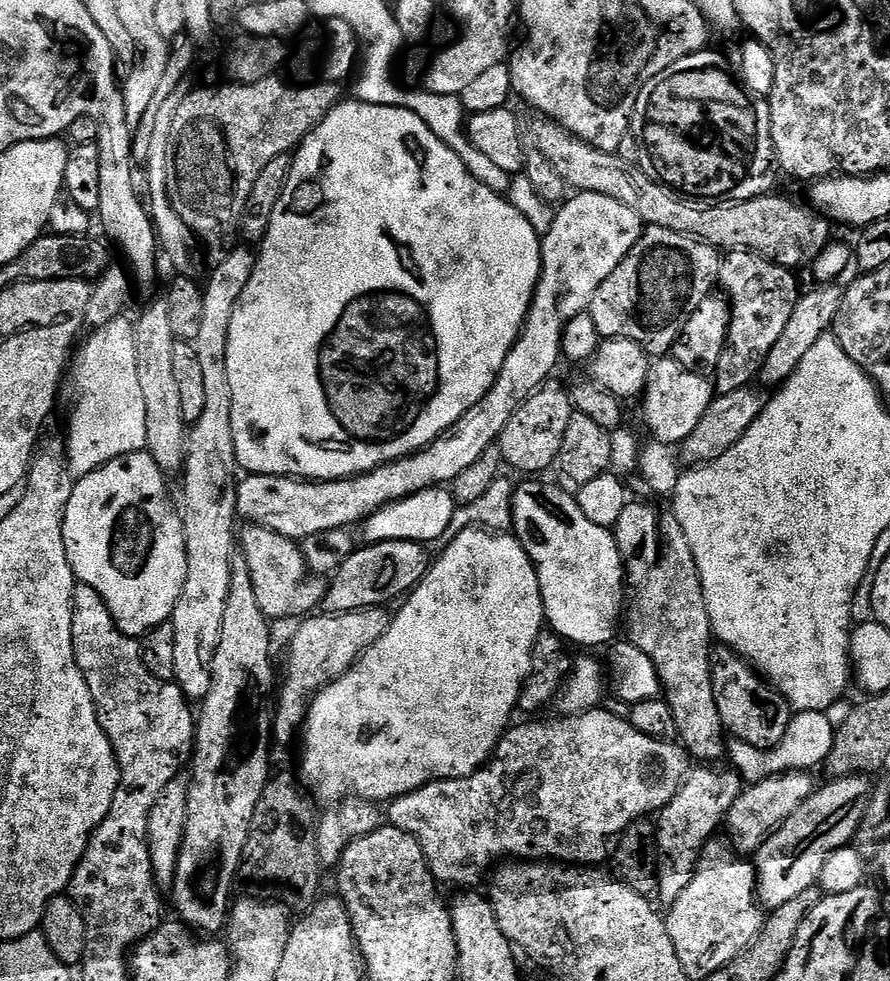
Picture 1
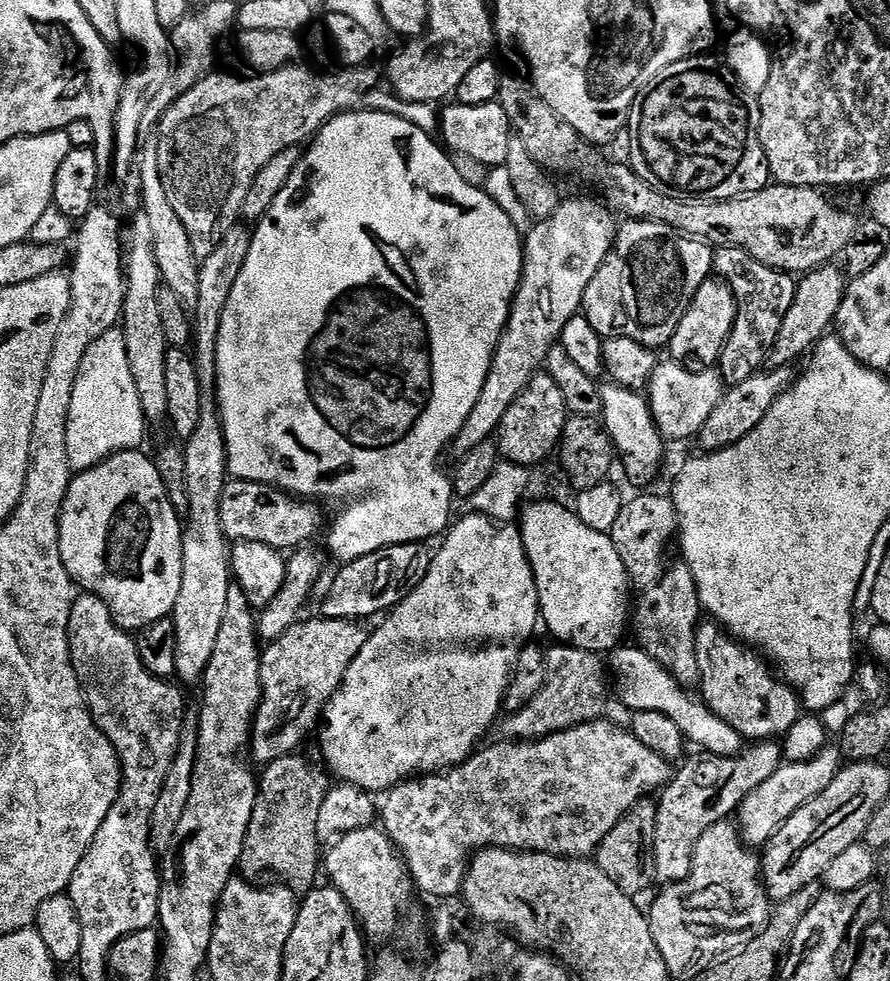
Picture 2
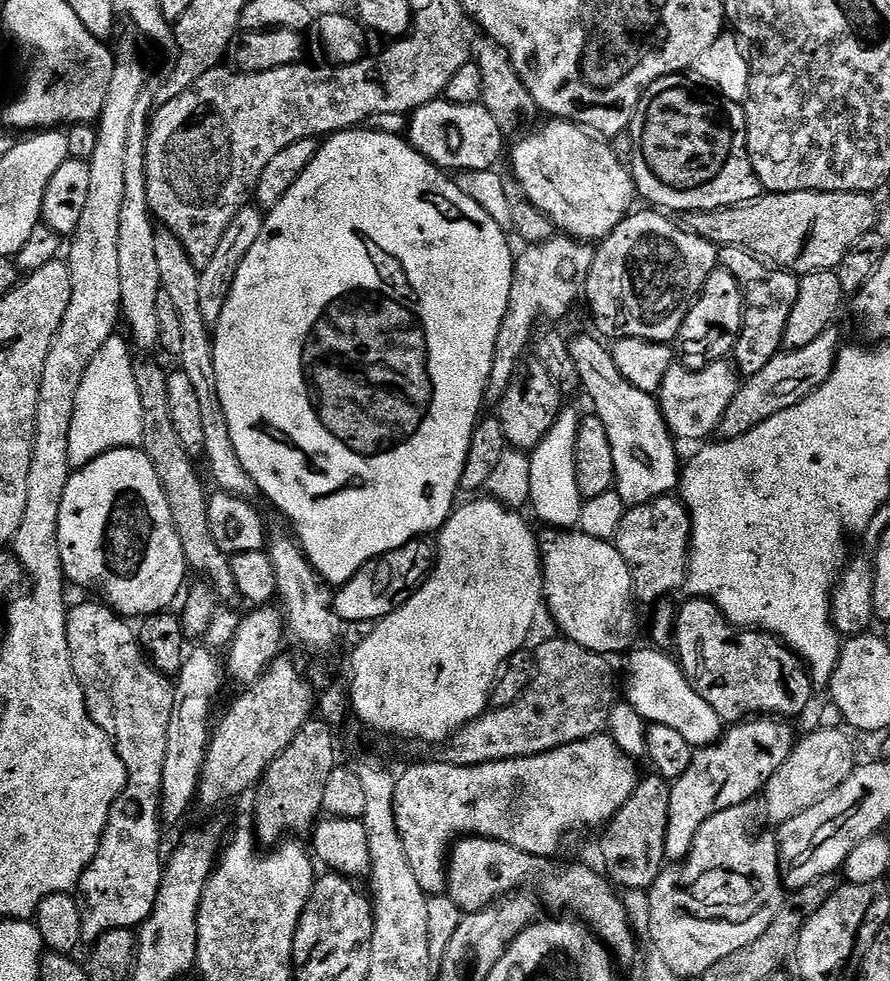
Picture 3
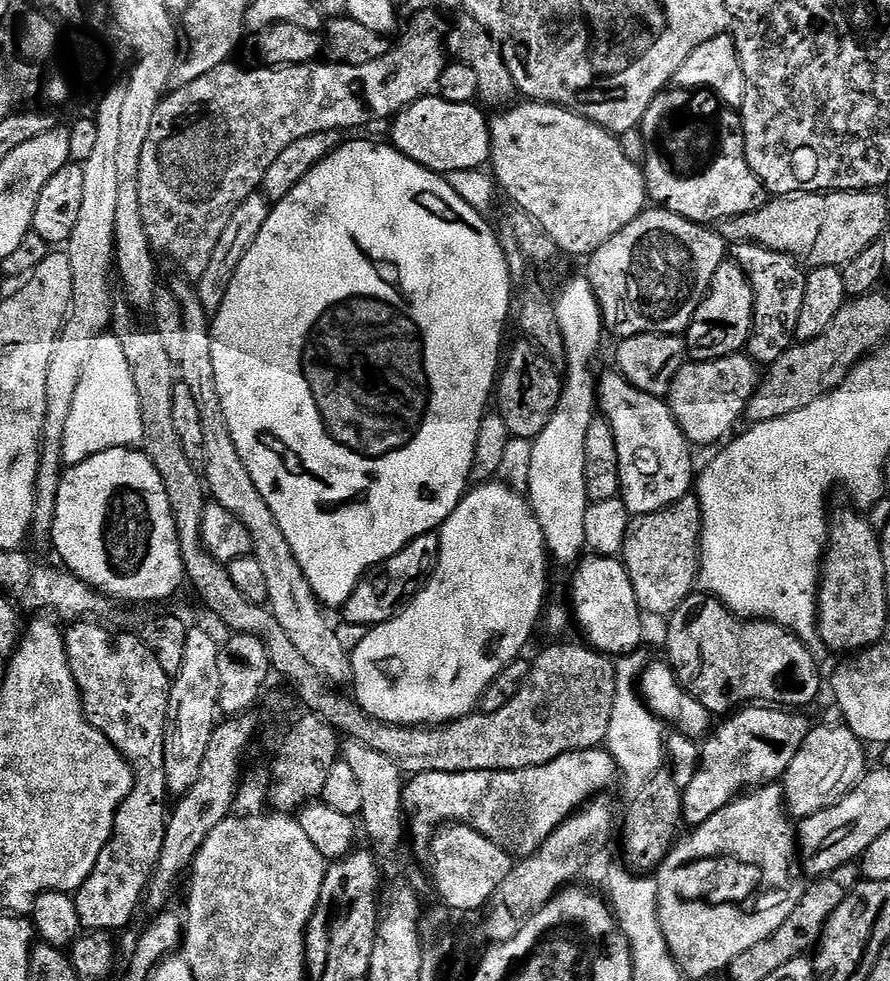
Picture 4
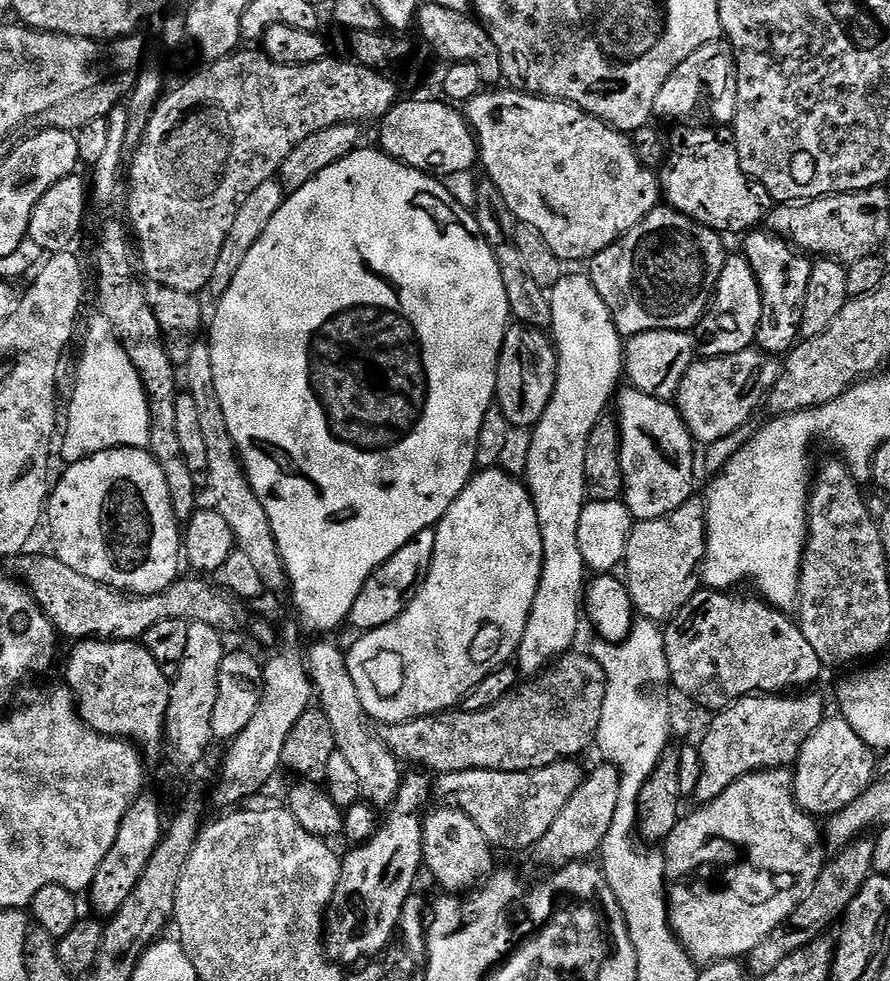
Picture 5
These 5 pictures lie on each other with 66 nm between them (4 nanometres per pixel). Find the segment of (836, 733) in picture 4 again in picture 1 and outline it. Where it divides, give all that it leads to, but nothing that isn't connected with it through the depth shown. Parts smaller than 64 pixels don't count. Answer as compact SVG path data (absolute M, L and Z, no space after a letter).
M789 770L745 787L726 817L726 832L728 828L732 835L731 847L740 854L757 853L770 833L784 823L813 793L816 784L813 784L809 776L811 775L804 770Z

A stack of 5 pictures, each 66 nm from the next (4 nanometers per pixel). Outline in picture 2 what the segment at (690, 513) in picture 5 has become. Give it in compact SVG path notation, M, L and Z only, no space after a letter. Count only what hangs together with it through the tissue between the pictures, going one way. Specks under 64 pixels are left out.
M671 495L664 496L636 496L629 499L622 506L618 518L614 521L611 530L614 550L618 550L618 558L622 558L622 566L628 571L628 578L633 589L643 590L652 588L664 577L666 563L664 559L668 556L668 539L675 537L678 532L678 521L676 518L676 507Z

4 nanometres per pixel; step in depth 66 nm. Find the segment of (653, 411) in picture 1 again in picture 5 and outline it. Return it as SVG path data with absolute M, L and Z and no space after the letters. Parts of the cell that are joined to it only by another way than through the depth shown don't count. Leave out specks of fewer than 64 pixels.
M756 348L724 357L705 357L692 363L678 387L676 408L693 439L697 443L716 442L744 425L759 404L761 407L768 390L780 376L781 367L781 363L775 357Z

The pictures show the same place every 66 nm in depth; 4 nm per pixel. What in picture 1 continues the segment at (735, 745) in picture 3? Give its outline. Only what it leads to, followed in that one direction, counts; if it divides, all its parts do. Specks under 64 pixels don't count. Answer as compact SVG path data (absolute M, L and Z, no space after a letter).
M696 766L685 776L683 784L674 794L674 798L664 808L661 808L655 817L656 825L656 850L660 857L658 860L658 884L660 880L660 896L665 902L671 902L678 898L690 882L690 878L696 873L700 862L701 853L715 836L716 831L721 831L728 812L734 806L742 791L740 773L731 767L725 766Z

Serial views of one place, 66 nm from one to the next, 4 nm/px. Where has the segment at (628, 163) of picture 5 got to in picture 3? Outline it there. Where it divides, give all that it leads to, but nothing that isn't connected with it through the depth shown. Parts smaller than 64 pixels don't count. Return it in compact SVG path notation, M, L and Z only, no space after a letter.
M549 119L549 124L533 130L516 145L511 145L512 172L515 183L520 184L526 198L552 220L561 233L575 234L580 238L603 238L609 236L624 217L633 211L632 199L638 196L636 181L632 179L630 168L618 162L611 143L597 138L589 129L571 120Z

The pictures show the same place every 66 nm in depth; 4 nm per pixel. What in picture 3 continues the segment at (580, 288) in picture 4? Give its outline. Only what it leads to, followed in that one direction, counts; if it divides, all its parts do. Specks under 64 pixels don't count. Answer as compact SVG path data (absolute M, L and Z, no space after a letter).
M563 409L546 438L530 454L531 507L544 523L556 530L570 530L580 523L584 499L578 490L577 460L574 458L580 422L579 414Z

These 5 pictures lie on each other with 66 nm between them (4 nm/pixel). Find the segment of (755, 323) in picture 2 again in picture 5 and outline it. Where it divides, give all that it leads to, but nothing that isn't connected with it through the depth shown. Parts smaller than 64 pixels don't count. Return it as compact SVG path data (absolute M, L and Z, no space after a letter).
M753 230L743 240L742 255L748 259L758 278L762 300L755 347L769 356L780 358L791 352L801 339L800 323L813 261L771 230Z

